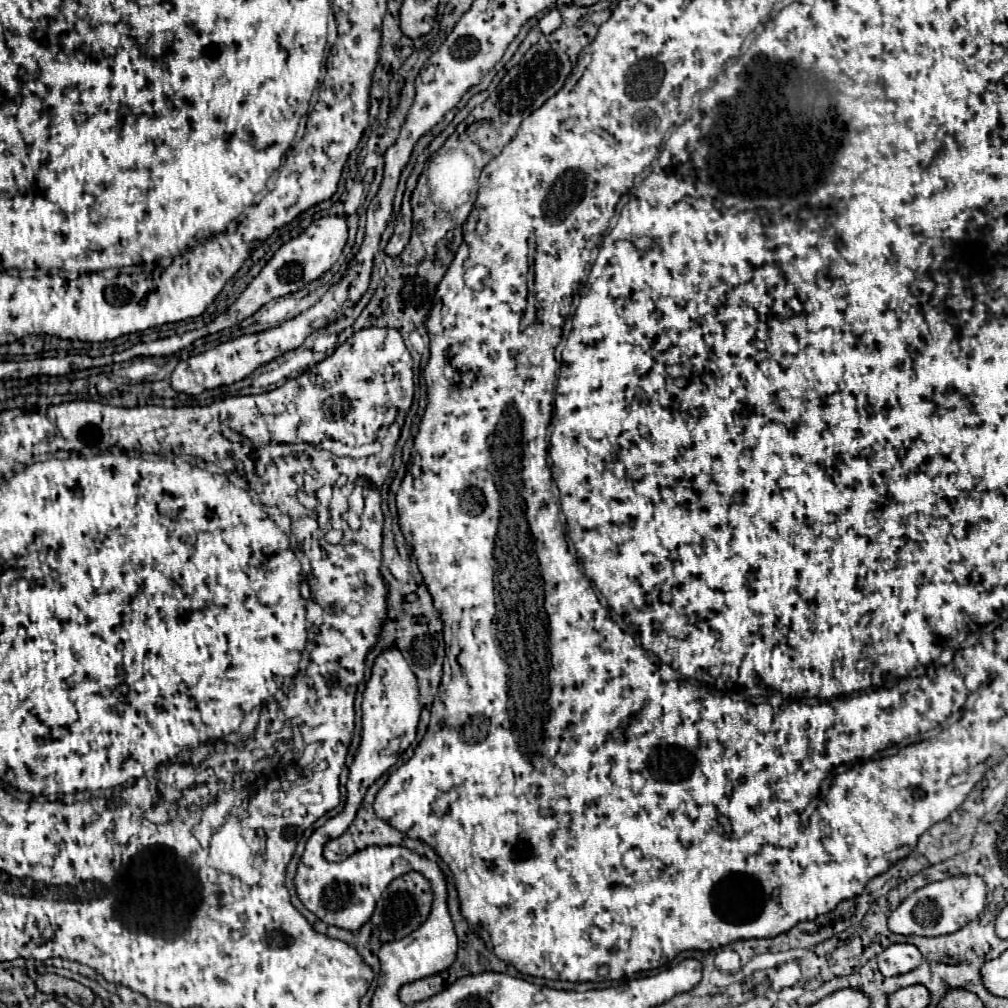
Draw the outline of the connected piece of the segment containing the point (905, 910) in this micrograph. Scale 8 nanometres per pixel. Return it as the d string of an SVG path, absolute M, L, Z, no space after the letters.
M953 875L943 881L929 883L917 889L913 895L909 895L889 915L889 929L899 935L923 935L923 937L955 933L983 911L985 893L987 885L979 875Z

